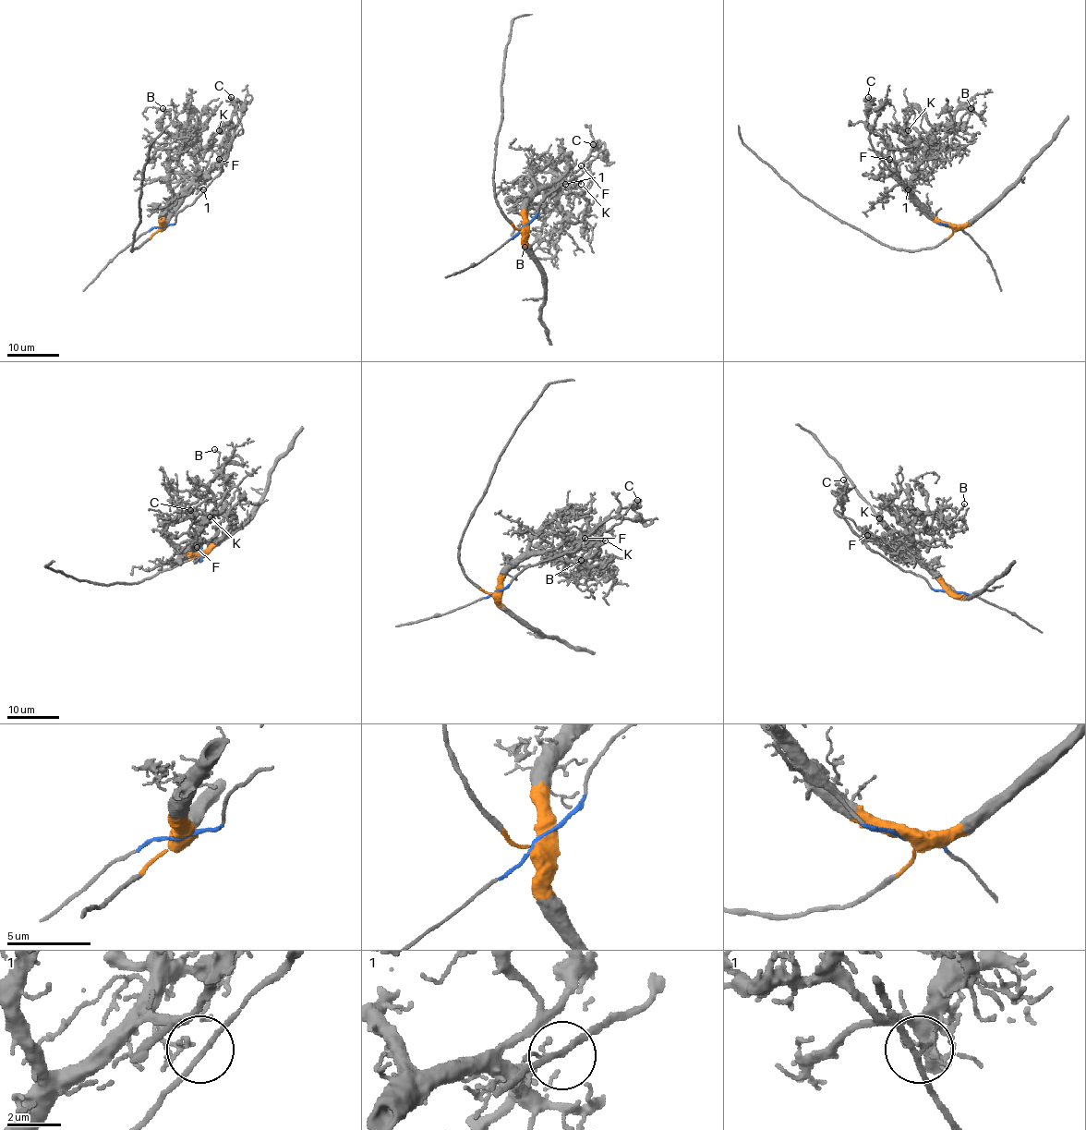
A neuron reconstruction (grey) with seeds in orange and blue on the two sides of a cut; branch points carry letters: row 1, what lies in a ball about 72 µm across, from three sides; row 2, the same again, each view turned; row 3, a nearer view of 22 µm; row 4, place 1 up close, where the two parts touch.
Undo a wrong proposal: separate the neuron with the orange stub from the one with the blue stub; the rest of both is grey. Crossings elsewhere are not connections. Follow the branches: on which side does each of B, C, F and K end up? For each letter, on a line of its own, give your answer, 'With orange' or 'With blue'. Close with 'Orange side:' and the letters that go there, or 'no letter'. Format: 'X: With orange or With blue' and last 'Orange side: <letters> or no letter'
B: With orange
C: With blue
F: With orange
K: With orange
Orange side: B, F, K

